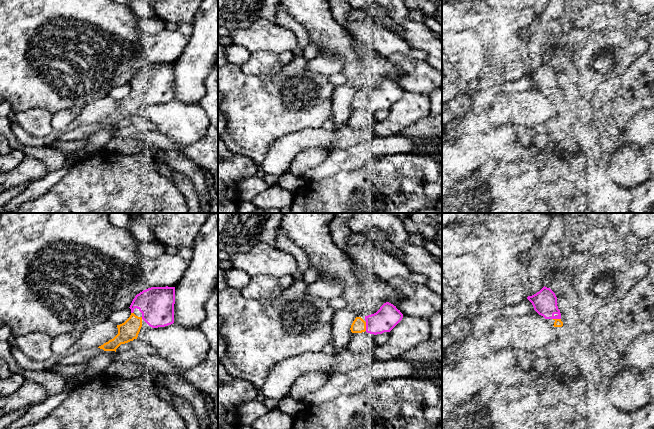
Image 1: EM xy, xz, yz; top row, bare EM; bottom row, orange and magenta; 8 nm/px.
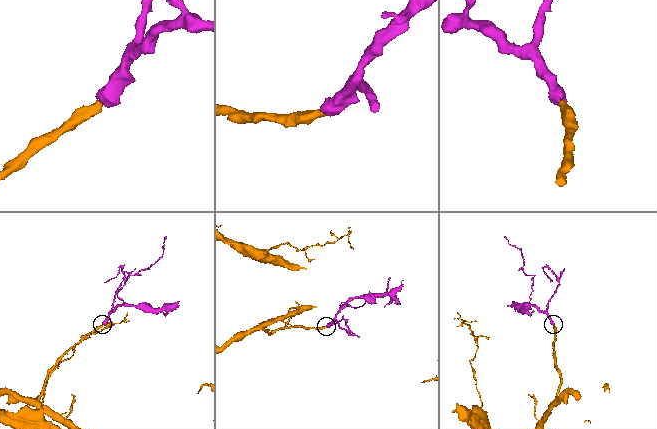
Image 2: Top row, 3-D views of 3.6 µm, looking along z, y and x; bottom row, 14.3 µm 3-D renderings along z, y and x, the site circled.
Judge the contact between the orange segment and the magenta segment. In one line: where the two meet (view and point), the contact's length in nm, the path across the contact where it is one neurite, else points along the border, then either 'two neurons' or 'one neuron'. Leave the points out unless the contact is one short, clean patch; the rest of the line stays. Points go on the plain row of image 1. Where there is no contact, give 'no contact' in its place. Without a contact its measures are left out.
xz (365, 102) | 70 nm | one neuron

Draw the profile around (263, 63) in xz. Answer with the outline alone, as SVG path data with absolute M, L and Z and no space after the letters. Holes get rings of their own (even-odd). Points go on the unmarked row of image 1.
M286 50L283 53L271 53L267 51L251 53L250 58L241 66L241 70L246 75L266 76L277 74L286 66L295 54Z

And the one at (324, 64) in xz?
M320 53L316 58L309 61L307 69L313 74L330 77L341 72L344 67L344 59L339 56Z

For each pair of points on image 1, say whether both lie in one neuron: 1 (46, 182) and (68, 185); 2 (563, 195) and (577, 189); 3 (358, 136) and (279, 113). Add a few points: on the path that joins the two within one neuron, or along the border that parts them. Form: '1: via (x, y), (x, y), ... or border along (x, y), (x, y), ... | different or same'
1: border along (69, 167), (68, 171), (57, 182), (37, 197) | different
2: via (566, 192), (569, 189), (574, 189) | same
3: border along (320, 127), (304, 128), (297, 133) | different

